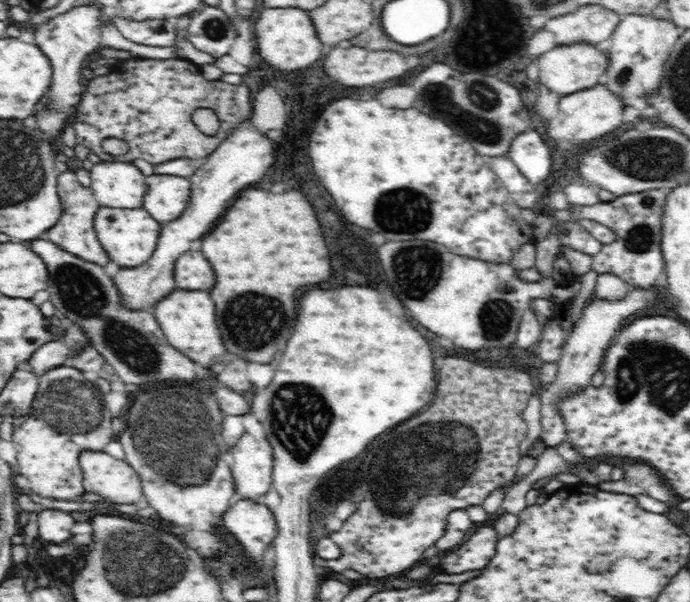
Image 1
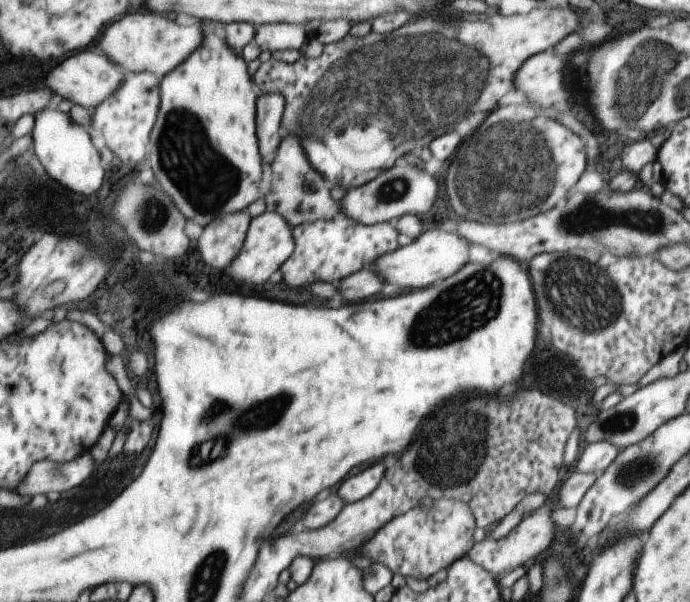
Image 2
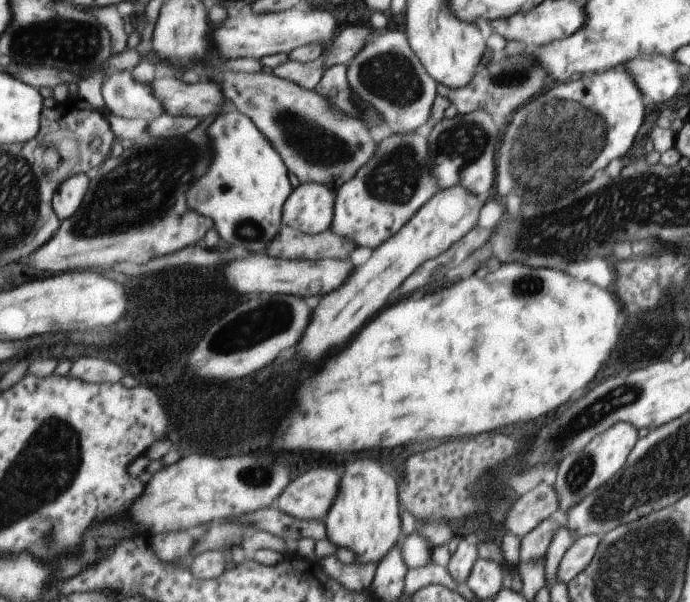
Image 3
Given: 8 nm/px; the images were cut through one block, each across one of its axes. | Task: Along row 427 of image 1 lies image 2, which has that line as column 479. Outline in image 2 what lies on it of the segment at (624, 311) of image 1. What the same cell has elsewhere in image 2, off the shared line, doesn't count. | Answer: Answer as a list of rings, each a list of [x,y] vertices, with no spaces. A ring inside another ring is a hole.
[[[544,502],[535,514],[523,518],[505,537],[501,539],[487,537],[481,542],[473,544],[473,549],[469,550],[467,556],[471,558],[475,565],[479,565],[480,568],[487,569],[494,576],[499,577],[515,570],[515,568],[523,567],[525,562],[533,560],[549,546],[554,529],[554,524],[550,519],[551,511],[549,503]]]

